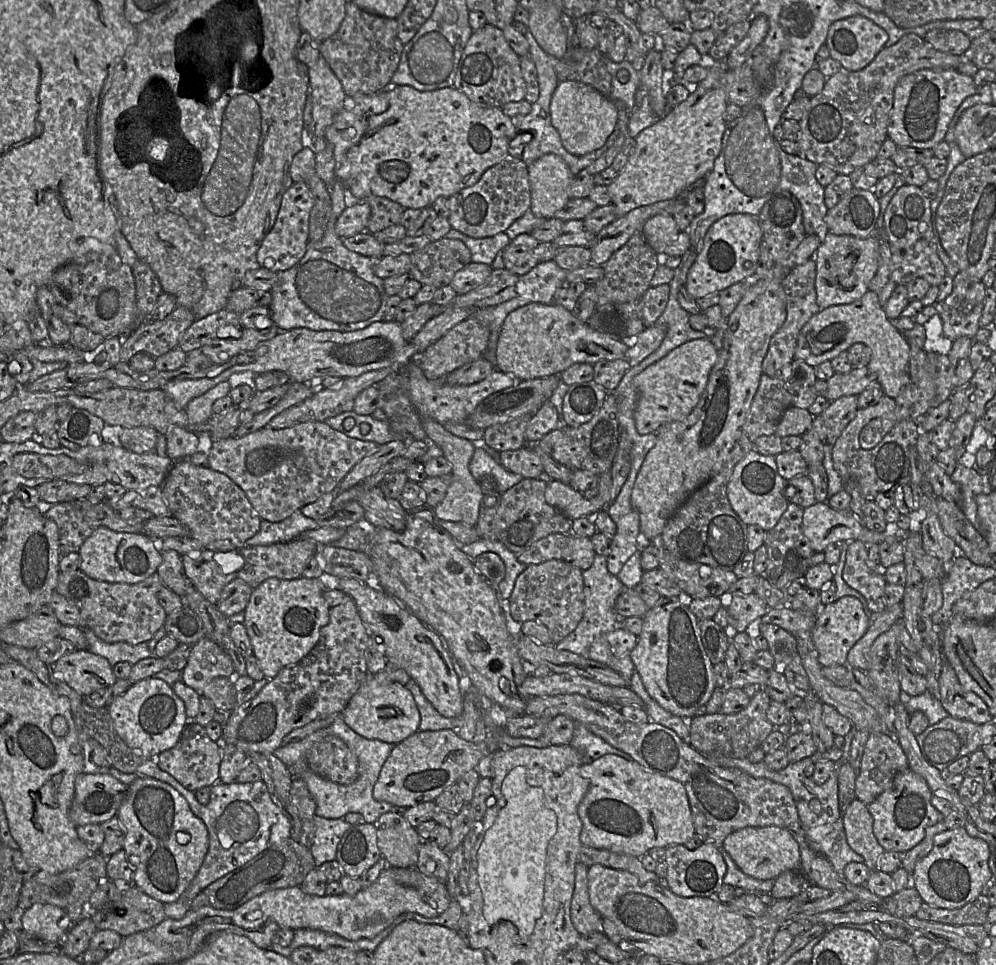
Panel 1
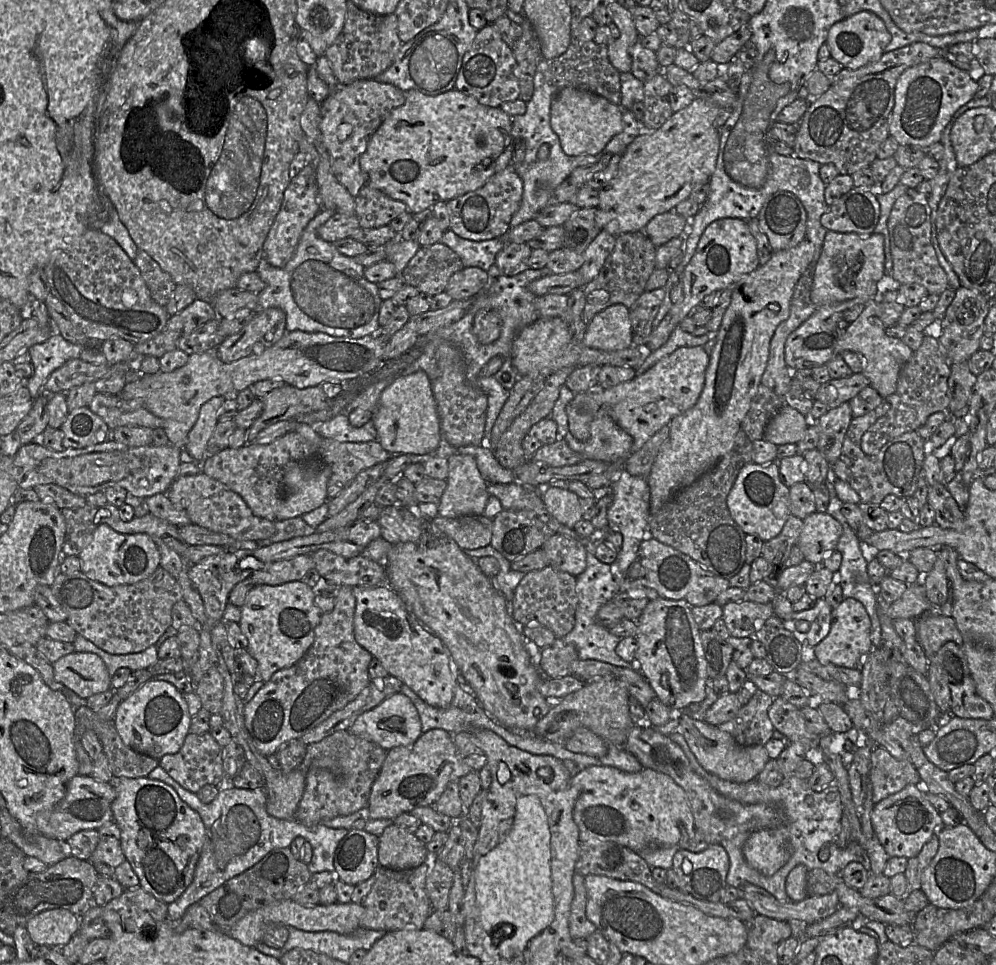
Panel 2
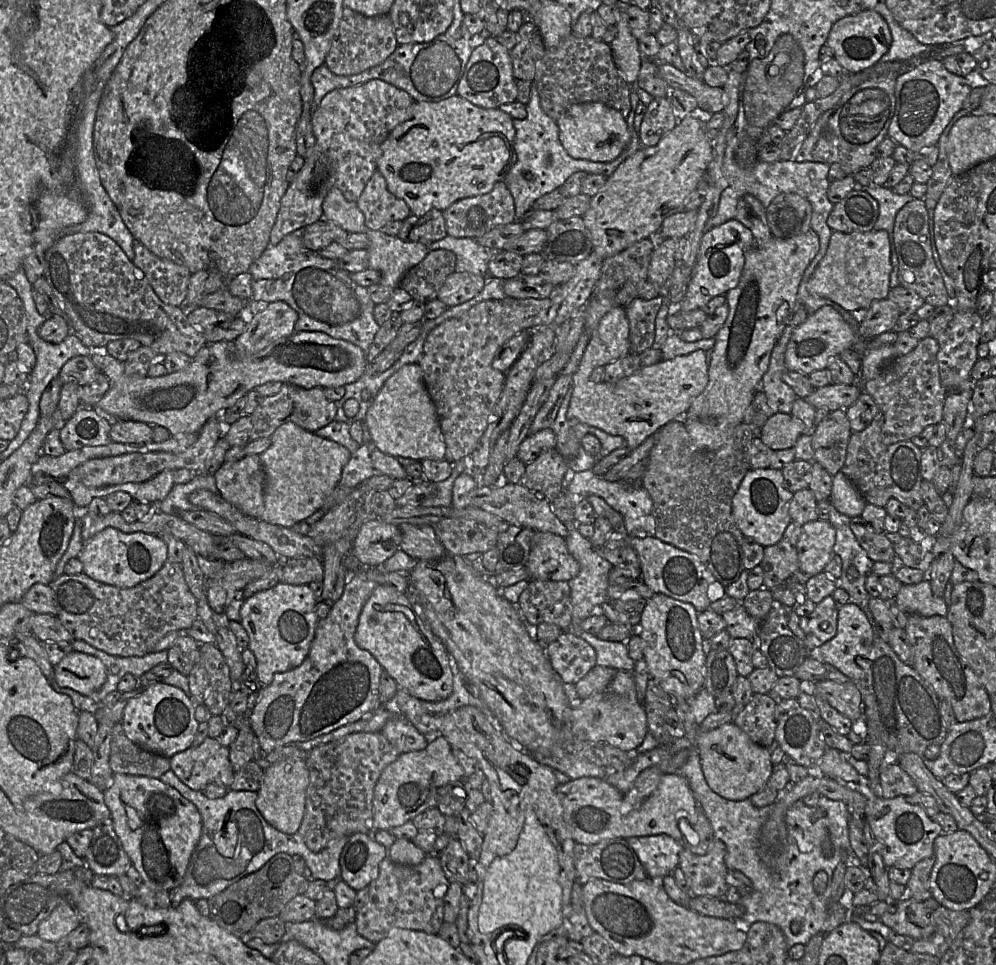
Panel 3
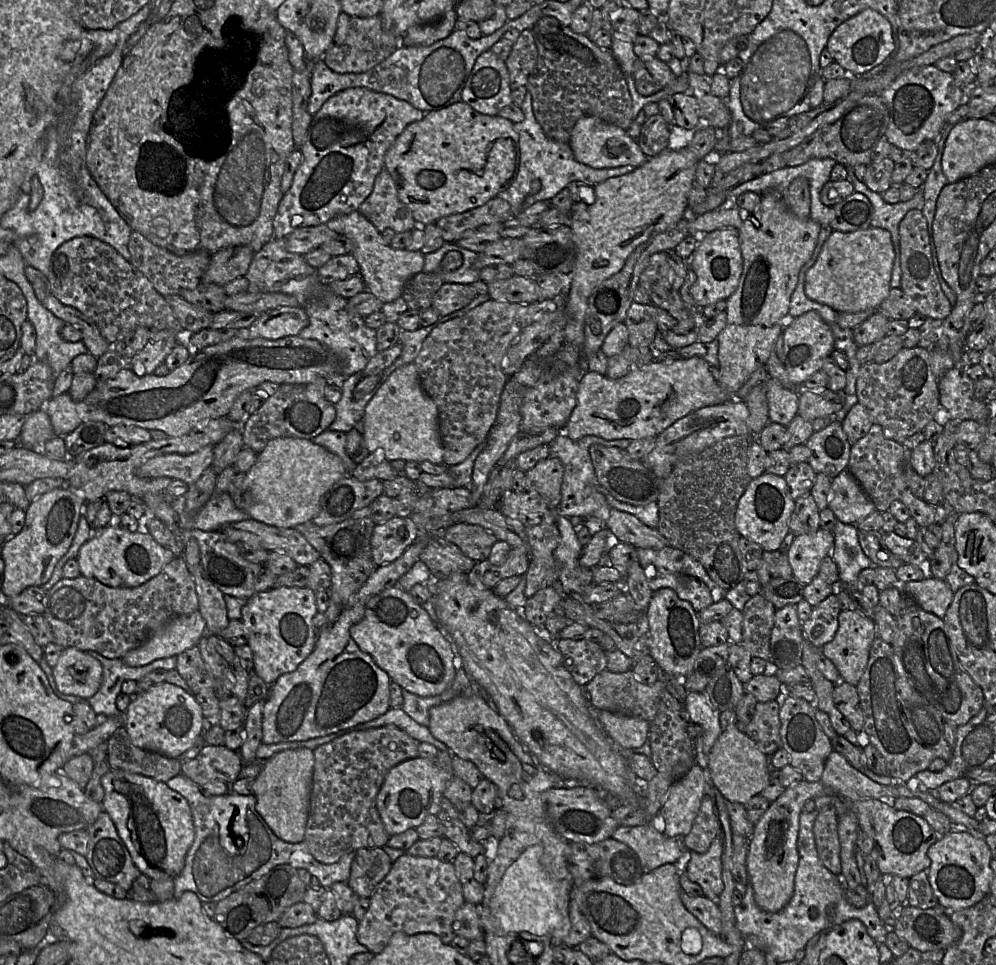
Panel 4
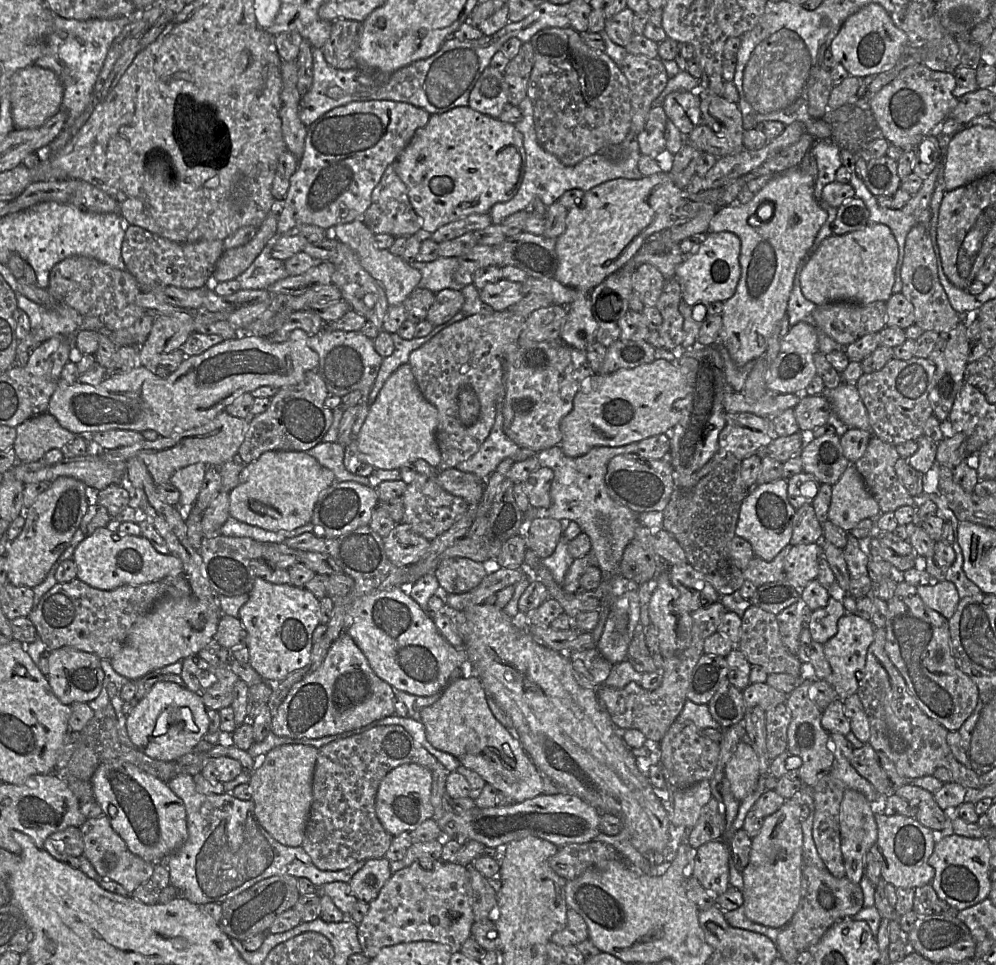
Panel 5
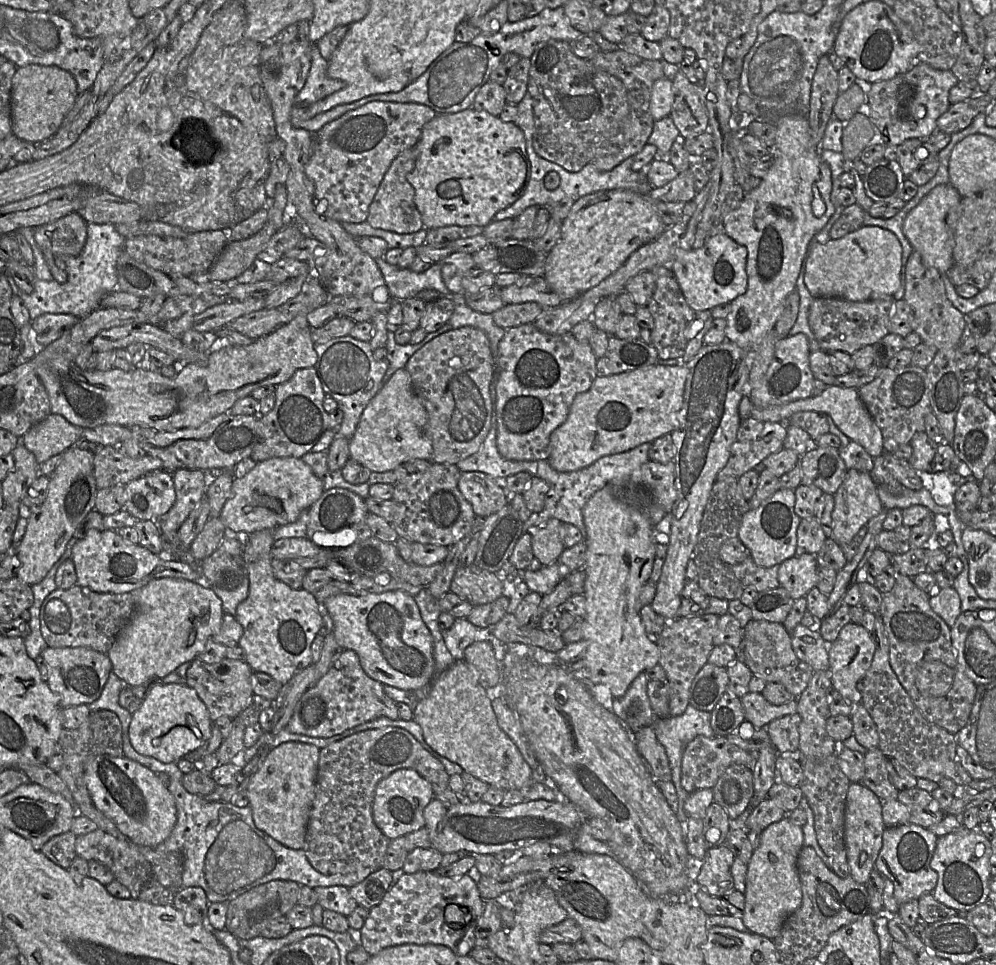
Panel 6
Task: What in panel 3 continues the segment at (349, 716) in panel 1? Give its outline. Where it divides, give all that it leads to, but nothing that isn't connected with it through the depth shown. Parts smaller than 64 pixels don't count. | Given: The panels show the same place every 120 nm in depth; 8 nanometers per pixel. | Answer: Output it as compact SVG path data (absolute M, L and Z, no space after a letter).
M401 714L392 717L380 732L400 753L423 750L430 740Z

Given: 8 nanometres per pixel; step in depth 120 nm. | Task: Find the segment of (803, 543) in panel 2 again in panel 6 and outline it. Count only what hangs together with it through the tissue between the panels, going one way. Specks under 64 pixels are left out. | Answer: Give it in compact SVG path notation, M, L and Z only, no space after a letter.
M805 553L793 556L779 565L778 581L794 600L805 597L817 586L816 555Z

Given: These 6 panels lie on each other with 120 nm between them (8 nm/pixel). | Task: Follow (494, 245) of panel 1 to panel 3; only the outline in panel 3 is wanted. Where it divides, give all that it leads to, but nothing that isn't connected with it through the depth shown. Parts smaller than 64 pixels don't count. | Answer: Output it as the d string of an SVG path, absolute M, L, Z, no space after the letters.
M450 235L431 242L428 250L439 248L455 253L457 259L455 272L470 272L484 277L488 274L491 258L501 251L482 246L473 238L456 238Z

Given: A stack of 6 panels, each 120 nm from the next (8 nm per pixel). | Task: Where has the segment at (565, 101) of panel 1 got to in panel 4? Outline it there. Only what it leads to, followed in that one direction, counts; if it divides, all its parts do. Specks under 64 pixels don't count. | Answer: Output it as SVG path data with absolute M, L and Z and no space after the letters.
M584 116L575 123L568 143L575 159L593 168L615 168L625 165L642 166L647 160L638 142L627 131L596 116Z

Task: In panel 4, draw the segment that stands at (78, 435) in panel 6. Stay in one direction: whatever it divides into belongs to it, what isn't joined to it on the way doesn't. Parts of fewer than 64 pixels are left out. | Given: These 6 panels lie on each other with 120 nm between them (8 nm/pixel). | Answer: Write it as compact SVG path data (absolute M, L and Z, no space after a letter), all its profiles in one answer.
M43 408L26 416L17 443L25 448L41 450L55 436L50 417Z

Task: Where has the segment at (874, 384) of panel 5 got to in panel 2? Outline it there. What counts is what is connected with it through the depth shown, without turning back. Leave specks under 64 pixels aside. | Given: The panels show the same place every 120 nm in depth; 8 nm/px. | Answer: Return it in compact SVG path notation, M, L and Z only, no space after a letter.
M924 336L920 348L915 351L909 361L902 367L899 373L896 391L885 398L889 405L889 411L879 418L862 436L861 449L867 455L876 454L893 438L904 433L916 431L924 425L928 417L936 412L947 411L949 406L948 380L951 373L951 363L943 356L939 349L938 339L932 336Z

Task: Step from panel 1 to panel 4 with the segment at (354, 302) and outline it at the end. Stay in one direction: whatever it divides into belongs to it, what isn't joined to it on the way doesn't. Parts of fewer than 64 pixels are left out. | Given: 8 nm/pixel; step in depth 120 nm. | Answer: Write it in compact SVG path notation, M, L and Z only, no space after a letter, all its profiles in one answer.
M285 237L273 238L254 257L244 276L248 282L248 293L278 292L294 296L309 317L309 324L299 336L314 339L323 344L337 359L339 374L345 379L362 372L377 353L376 330L366 326L362 316L349 307L348 300L335 294L328 284L321 282L316 268L310 266L302 255L286 250Z

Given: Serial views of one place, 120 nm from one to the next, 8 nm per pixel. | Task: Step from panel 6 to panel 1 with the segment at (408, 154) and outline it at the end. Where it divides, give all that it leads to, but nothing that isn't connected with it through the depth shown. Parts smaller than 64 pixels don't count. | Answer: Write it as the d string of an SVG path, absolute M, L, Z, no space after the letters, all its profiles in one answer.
M368 196L365 199L371 209L371 214L365 231L375 233L391 225L398 224L405 209L399 203L385 197Z

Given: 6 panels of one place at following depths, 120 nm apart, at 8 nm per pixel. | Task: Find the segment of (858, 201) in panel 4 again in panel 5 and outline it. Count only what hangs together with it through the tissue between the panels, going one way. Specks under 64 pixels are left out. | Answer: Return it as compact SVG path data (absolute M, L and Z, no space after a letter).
M856 196L845 200L838 208L836 218L831 224L835 235L843 235L864 228L868 222L869 211L865 203Z

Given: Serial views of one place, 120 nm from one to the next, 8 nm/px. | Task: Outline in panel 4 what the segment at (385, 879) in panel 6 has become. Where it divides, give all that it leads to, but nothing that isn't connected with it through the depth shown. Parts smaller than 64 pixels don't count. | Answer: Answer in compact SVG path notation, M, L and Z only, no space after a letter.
M381 847L360 848L355 851L346 883L359 897L370 898L376 886L389 873L392 863Z

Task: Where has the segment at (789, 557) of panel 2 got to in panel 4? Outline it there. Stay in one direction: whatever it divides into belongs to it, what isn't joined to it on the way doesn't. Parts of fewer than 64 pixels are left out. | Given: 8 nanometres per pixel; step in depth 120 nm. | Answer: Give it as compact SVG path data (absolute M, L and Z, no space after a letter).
M789 532L777 550L763 552L760 565L756 569L762 587L774 579L793 576L788 561L788 551L795 537L793 533Z

